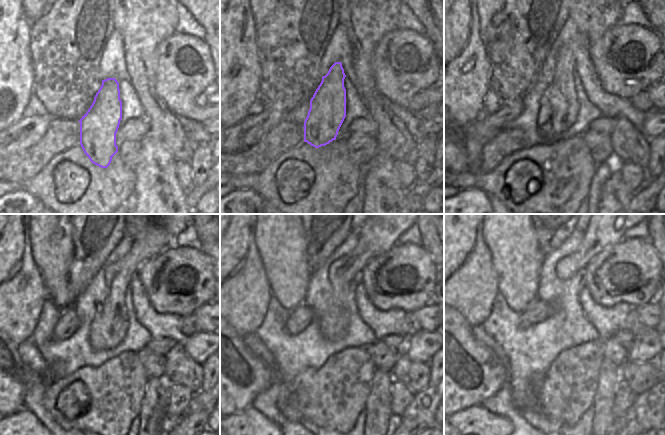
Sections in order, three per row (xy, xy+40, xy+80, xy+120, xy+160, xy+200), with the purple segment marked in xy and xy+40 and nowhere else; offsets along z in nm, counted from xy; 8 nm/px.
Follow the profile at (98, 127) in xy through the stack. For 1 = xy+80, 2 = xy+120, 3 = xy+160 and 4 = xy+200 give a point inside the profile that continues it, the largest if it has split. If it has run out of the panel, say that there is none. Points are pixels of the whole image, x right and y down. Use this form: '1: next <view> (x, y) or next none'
1: next xy+80 (557, 109)
2: next xy+120 (107, 330)
3: next xy+160 (378, 234)
4: next xy+200 (600, 234)

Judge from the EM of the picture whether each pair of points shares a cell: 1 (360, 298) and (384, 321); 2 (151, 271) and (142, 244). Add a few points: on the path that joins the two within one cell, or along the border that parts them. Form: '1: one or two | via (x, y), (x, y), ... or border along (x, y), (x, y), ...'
1: one | via (364, 304), (378, 318)
2: two | border along (168, 249), (149, 258), (138, 269), (141, 283)

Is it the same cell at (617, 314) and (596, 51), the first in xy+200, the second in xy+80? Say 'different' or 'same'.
different

